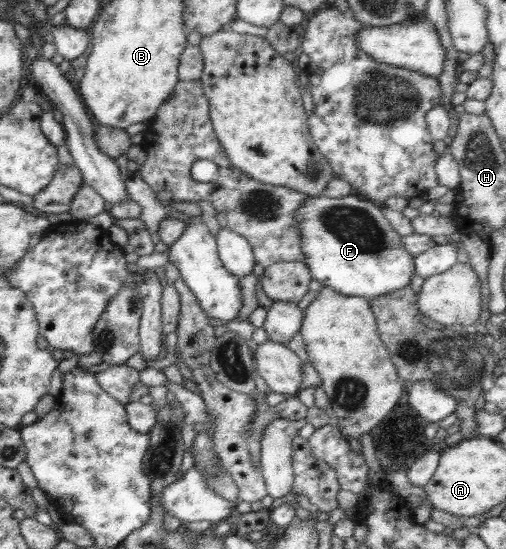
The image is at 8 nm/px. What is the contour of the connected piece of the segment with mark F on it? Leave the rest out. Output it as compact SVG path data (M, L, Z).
M356 192L352 193L351 195L338 198L321 197L317 195L315 197L311 197L311 199L305 199L303 207L299 207L299 211L297 211L297 215L295 215L295 222L297 222L297 225L295 226L299 226L299 232L301 232L301 250L303 250L303 254L305 254L305 259L303 259L303 262L307 264L307 268L309 268L309 272L311 272L312 278L318 280L322 286L331 287L339 293L360 298L375 298L379 297L379 295L389 295L389 293L393 293L393 291L399 291L403 288L411 286L412 280L416 275L416 257L413 256L413 254L411 254L411 252L409 252L409 250L407 250L403 244L401 244L402 235L397 232L393 226L391 226L391 222L385 218L383 212L381 211L382 206L380 204L364 199Z

